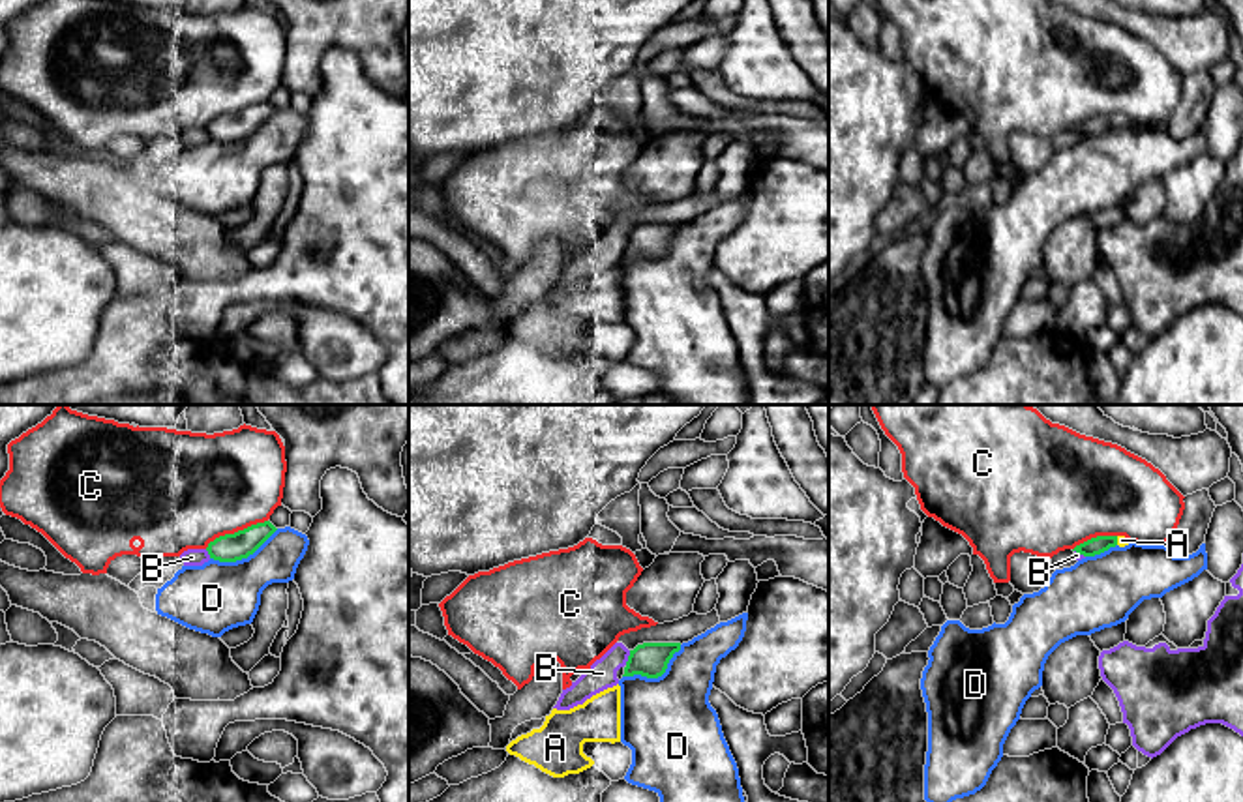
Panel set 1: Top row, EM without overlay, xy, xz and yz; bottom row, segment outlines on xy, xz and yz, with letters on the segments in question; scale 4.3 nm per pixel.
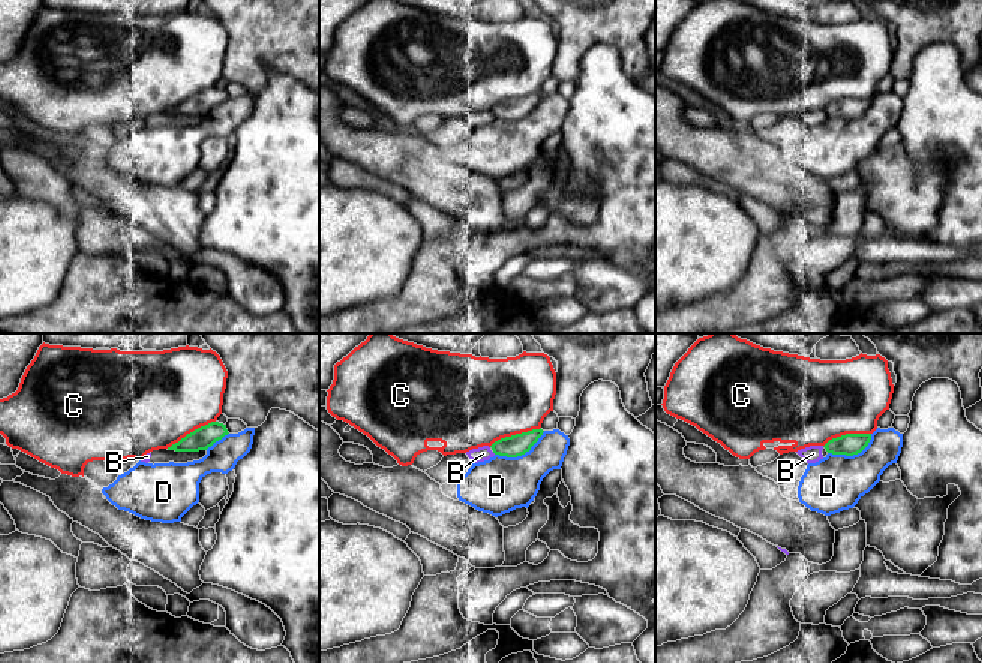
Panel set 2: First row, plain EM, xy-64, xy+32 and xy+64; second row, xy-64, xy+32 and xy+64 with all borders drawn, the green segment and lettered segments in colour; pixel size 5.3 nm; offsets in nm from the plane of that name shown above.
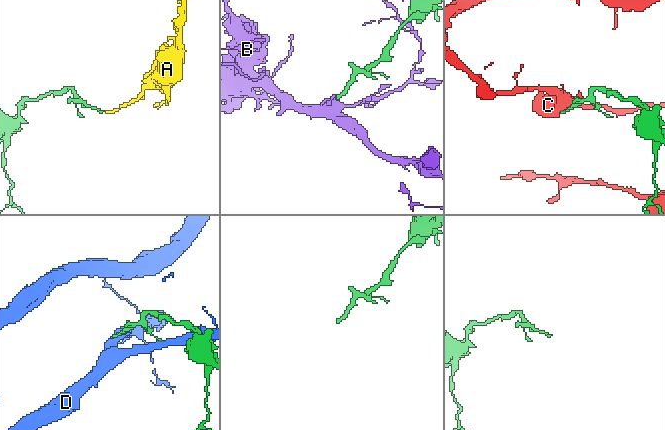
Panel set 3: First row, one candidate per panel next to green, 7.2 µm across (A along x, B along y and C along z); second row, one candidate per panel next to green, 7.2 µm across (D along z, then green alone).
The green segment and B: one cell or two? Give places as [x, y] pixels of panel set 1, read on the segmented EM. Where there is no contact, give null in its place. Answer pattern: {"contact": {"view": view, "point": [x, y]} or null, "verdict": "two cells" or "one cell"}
{"contact": {"view": "xz", "point": [628, 658]}, "verdict": "two cells"}

